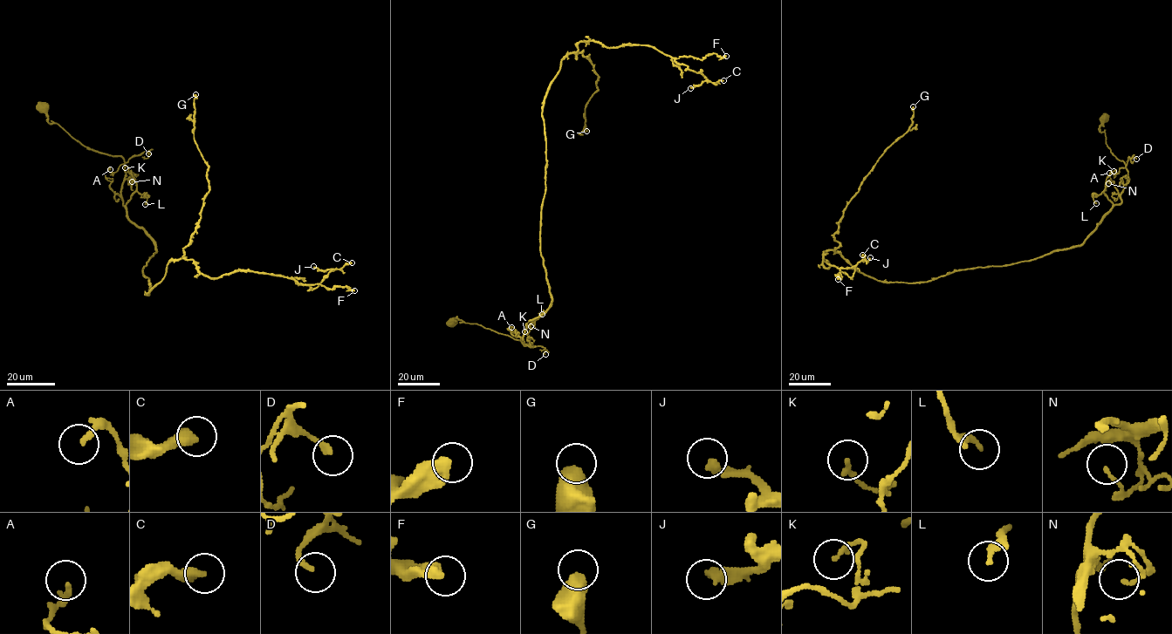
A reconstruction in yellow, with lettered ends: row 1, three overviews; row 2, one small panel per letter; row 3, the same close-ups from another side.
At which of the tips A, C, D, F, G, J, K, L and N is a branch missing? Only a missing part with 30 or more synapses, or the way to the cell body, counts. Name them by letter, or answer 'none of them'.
none of them

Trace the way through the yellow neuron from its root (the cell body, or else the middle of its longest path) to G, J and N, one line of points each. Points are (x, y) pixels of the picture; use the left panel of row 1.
G: (42, 108), (123, 159), (126, 215), (156, 249), (147, 296), (183, 255), (209, 191), (195, 94)
J: (42, 108), (123, 159), (126, 215), (156, 249), (145, 294), (184, 258), (311, 289), (332, 269), (313, 266)
N: (42, 108), (49, 123), (58, 124), (85, 146), (123, 159), (124, 206), (136, 188), (134, 179), (132, 181)

